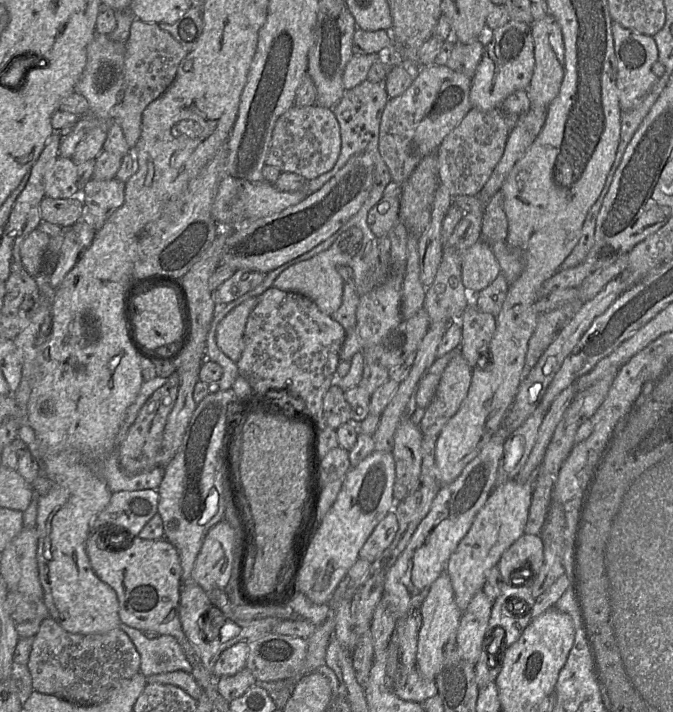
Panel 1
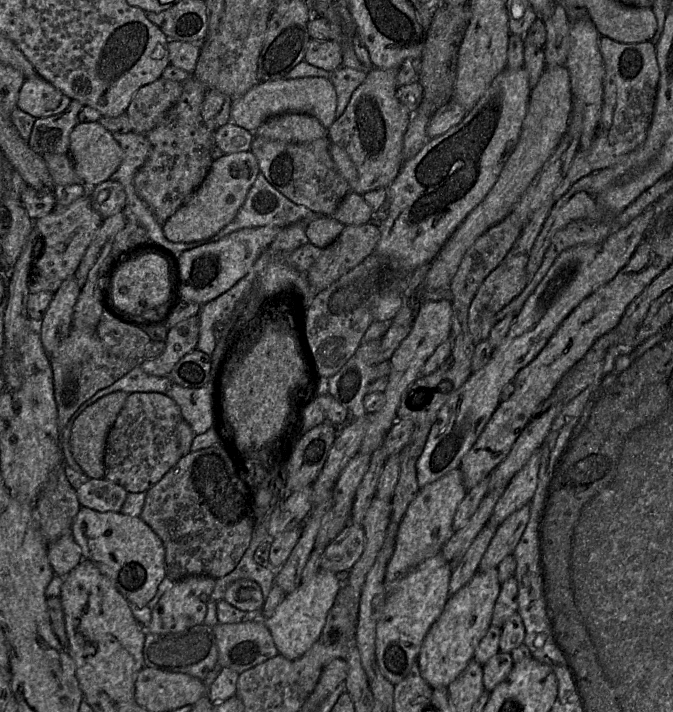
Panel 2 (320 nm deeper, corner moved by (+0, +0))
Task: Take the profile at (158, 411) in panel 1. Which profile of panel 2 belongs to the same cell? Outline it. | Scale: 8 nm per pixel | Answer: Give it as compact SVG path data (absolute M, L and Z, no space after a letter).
M129 394L107 437L104 478L119 484L128 492L147 492L182 457L176 436L176 426L181 419L179 406L164 394Z

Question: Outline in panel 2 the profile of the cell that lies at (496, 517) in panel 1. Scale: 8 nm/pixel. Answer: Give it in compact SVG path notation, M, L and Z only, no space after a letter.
M498 569L478 571L473 578L458 592L451 595L440 617L428 631L418 656L421 676L433 688L447 688L474 658L474 652L491 626L494 606L501 590Z

